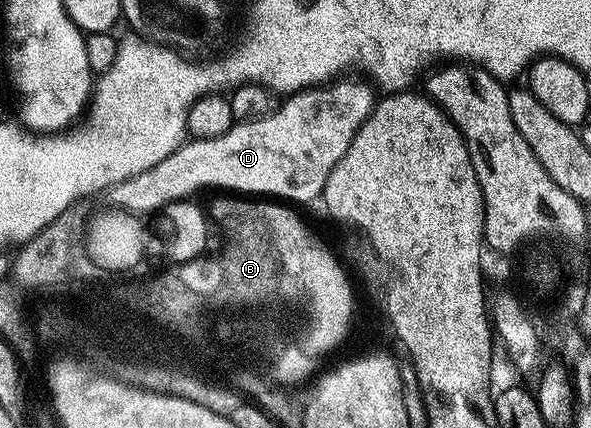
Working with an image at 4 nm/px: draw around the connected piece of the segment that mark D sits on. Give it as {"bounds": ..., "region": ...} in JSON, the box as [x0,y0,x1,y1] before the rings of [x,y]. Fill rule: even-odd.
{"bounds":[110,78,377,213],"region":[[[349,78],[318,88],[305,88],[301,92],[288,95],[273,114],[260,120],[236,122],[229,131],[217,138],[188,139],[179,145],[176,152],[169,154],[169,158],[157,162],[157,166],[133,178],[122,180],[110,189],[110,203],[131,213],[158,213],[168,204],[194,197],[193,194],[198,188],[226,190],[231,194],[262,194],[267,198],[278,198],[280,201],[294,202],[296,205],[307,204],[310,200],[318,201],[322,197],[323,187],[333,166],[341,162],[357,130],[367,121],[368,114],[377,103],[377,96],[374,96],[376,93],[370,87],[367,89],[365,85],[353,84],[347,79]]]}

